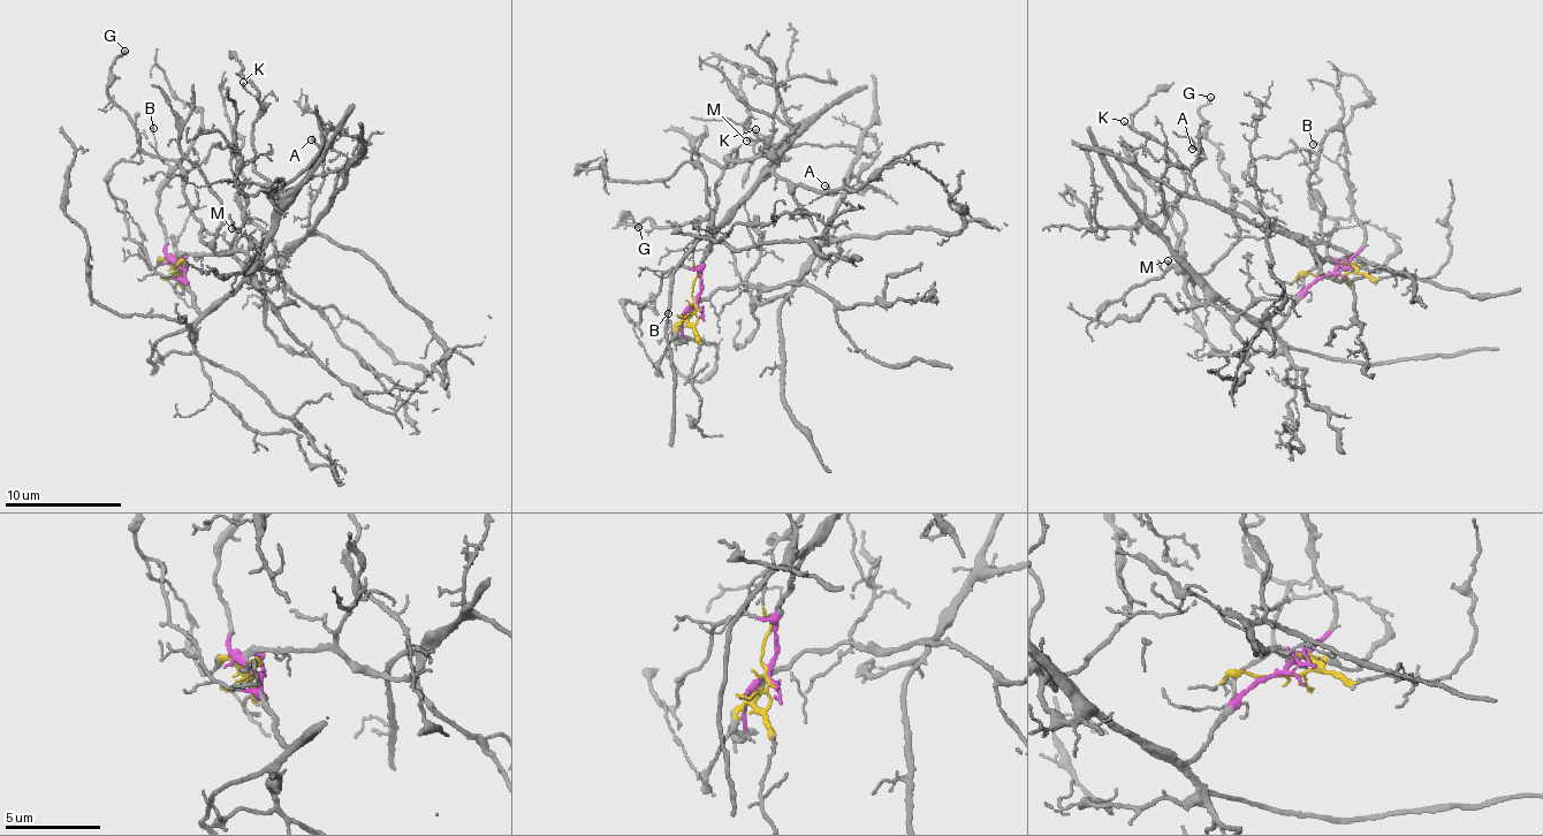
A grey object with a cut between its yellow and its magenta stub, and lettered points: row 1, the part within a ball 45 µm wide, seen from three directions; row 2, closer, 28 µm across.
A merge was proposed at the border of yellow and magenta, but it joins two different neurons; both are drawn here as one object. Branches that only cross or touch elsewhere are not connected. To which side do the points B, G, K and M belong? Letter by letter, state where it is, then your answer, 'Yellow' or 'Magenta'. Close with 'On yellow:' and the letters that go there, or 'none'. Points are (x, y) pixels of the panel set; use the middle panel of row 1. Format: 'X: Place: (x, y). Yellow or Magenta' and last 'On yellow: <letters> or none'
B: Place: (668, 313). Magenta
G: Place: (638, 227). Magenta
K: Place: (755, 129). Magenta
M: Place: (746, 141). Magenta
On yellow: none

